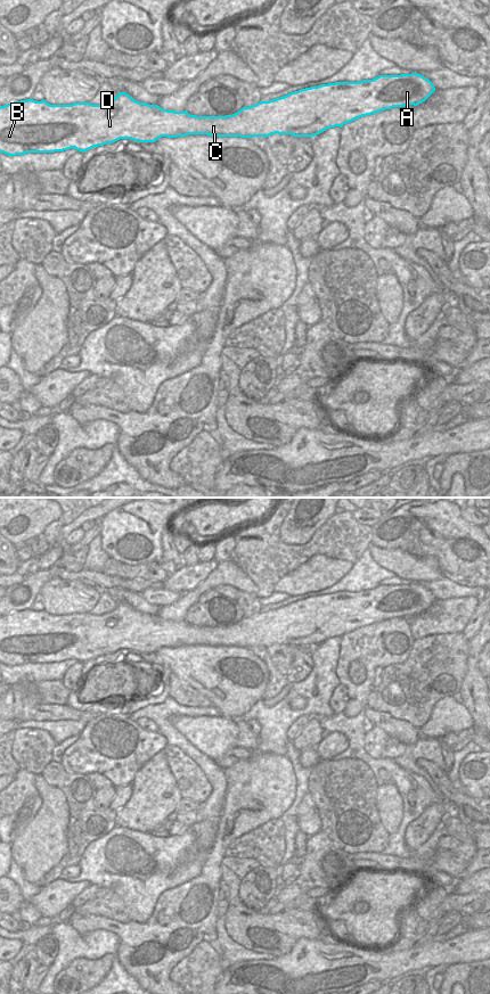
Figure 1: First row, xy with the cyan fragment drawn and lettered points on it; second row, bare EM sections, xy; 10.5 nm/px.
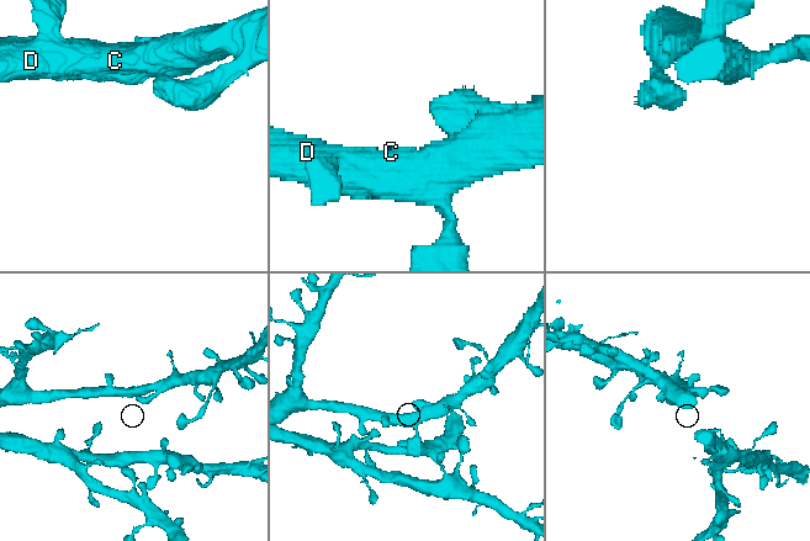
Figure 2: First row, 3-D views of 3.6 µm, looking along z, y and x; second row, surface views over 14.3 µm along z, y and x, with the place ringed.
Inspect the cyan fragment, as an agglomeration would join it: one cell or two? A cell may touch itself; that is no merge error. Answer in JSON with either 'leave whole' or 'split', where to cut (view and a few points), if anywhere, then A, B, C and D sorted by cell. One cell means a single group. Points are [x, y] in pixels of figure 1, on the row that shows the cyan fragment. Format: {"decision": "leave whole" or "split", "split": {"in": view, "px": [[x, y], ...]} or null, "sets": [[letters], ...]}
{"decision": "leave whole", "split": null, "sets": [["A", "B", "C", "D"]]}

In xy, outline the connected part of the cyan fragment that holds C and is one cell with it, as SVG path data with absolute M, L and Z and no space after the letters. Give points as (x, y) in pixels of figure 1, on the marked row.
M420 74L379 75L360 82L335 82L291 92L269 101L243 107L232 115L196 116L185 112L162 109L157 105L139 102L125 92L104 105L74 102L50 105L44 99L14 101L0 106L0 153L8 156L27 153L55 153L75 148L87 151L93 147L113 143L120 139L155 142L162 137L175 138L188 134L210 137L269 137L292 134L315 137L327 129L350 123L362 116L393 107L417 106L425 101L435 88Z

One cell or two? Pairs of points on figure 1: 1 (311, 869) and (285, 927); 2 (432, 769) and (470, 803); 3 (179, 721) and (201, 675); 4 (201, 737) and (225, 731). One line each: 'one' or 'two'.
1: two
2: one
3: two
4: one

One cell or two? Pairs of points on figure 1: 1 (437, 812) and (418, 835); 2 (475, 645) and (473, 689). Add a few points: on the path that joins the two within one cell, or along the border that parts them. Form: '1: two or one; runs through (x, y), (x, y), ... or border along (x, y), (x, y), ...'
1: one; runs through (431, 818), (422, 829)
2: one; runs through (473, 656), (473, 678)

